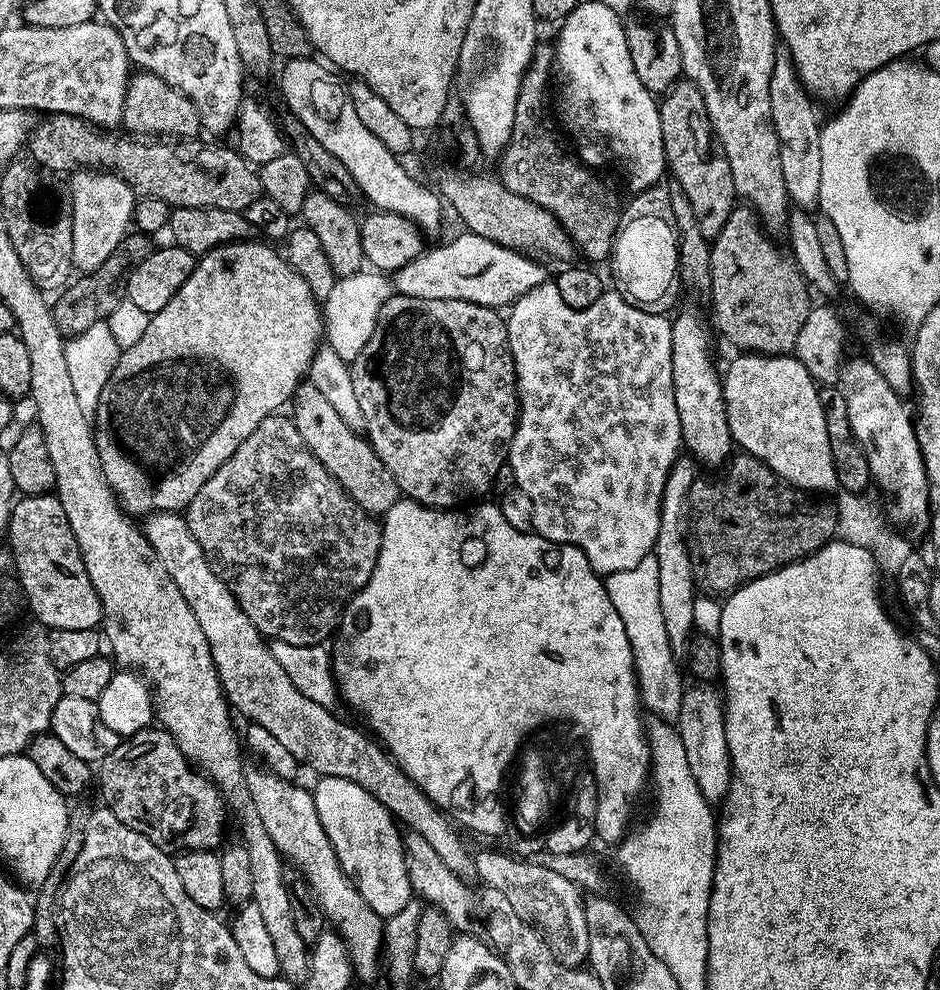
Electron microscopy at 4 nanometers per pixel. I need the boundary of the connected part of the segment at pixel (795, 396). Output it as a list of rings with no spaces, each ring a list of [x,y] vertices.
[[[736,354],[728,369],[723,369],[722,383],[726,422],[730,424],[732,443],[737,449],[758,458],[788,484],[809,494],[837,491],[834,454],[830,454],[830,434],[826,434],[826,414],[822,414],[820,388],[795,355]]]

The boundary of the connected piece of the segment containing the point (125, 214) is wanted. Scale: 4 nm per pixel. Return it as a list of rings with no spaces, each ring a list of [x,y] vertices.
[[[90,167],[73,171],[68,188],[72,191],[72,229],[74,250],[72,266],[77,273],[98,270],[114,254],[114,250],[128,235],[134,224],[138,196],[131,185],[115,174],[97,174]]]

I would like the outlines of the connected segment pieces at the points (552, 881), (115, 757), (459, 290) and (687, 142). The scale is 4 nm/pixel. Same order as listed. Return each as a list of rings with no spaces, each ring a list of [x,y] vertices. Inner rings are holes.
[[[476,852],[476,876],[487,887],[498,890],[506,896],[514,914],[532,925],[532,929],[546,942],[550,954],[562,966],[581,967],[587,961],[590,950],[587,934],[585,897],[581,889],[570,883],[561,874],[546,869],[540,862],[529,862],[524,858],[502,852]]]
[[[149,726],[127,737],[107,758],[99,761],[98,780],[99,776],[103,803],[123,824],[130,826],[138,834],[161,846],[177,844],[177,849],[180,850],[206,851],[221,847],[226,801],[220,789],[189,764],[174,737],[163,728]]]
[[[464,230],[461,233],[449,244],[444,244],[441,248],[429,247],[396,269],[395,291],[401,296],[461,300],[504,310],[515,304],[518,297],[545,283],[544,268],[540,265],[543,263],[539,259],[473,232]]]
[[[681,78],[677,80],[669,92],[663,93],[660,105],[660,125],[662,126],[662,146],[667,171],[672,172],[671,179],[682,186],[686,198],[690,198],[690,206],[694,210],[694,218],[698,218],[698,230],[709,238],[715,238],[726,226],[726,218],[730,218],[732,209],[737,207],[738,197],[734,178],[730,170],[730,162],[714,147],[712,135],[712,123],[708,121],[706,114],[706,102],[702,102],[702,90],[694,86],[691,80]]]

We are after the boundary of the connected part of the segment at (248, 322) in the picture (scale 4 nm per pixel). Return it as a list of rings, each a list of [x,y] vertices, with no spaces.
[[[255,238],[236,240],[233,244],[220,244],[214,250],[205,252],[199,257],[186,282],[162,306],[162,310],[151,313],[151,320],[146,332],[134,346],[123,349],[120,361],[110,374],[102,390],[94,417],[94,431],[98,458],[102,458],[102,474],[106,474],[106,482],[116,494],[116,501],[129,517],[147,518],[157,512],[180,512],[187,509],[188,503],[202,490],[202,486],[217,472],[217,470],[232,457],[234,450],[258,430],[258,426],[267,416],[279,413],[284,403],[291,401],[296,394],[296,388],[308,376],[308,368],[324,333],[324,318],[321,301],[306,286],[306,282],[288,265],[287,259],[279,251],[276,252],[271,243],[259,244]]]

